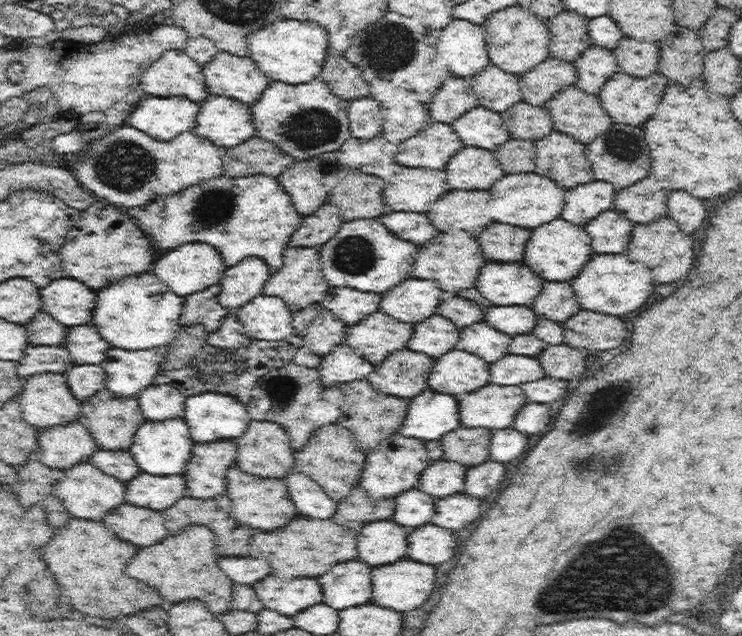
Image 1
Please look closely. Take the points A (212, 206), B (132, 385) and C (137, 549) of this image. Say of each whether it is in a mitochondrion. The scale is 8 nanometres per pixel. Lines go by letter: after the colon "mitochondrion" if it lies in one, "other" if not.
A: mitochondrion
B: other
C: other

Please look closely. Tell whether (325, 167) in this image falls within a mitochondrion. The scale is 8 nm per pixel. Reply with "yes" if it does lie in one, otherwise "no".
yes

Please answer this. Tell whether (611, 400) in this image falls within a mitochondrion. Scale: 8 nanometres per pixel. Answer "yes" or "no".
yes

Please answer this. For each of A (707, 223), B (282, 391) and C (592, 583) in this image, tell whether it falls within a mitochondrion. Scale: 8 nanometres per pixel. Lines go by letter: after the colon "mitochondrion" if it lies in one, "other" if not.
A: other
B: mitochondrion
C: mitochondrion

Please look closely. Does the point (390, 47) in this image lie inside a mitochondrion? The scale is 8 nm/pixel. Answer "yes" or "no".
yes

